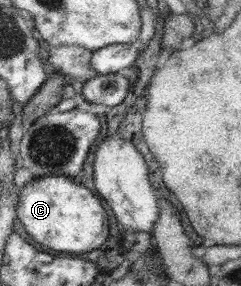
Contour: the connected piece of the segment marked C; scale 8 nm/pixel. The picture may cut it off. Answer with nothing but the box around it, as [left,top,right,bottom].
[16,176,109,253]

